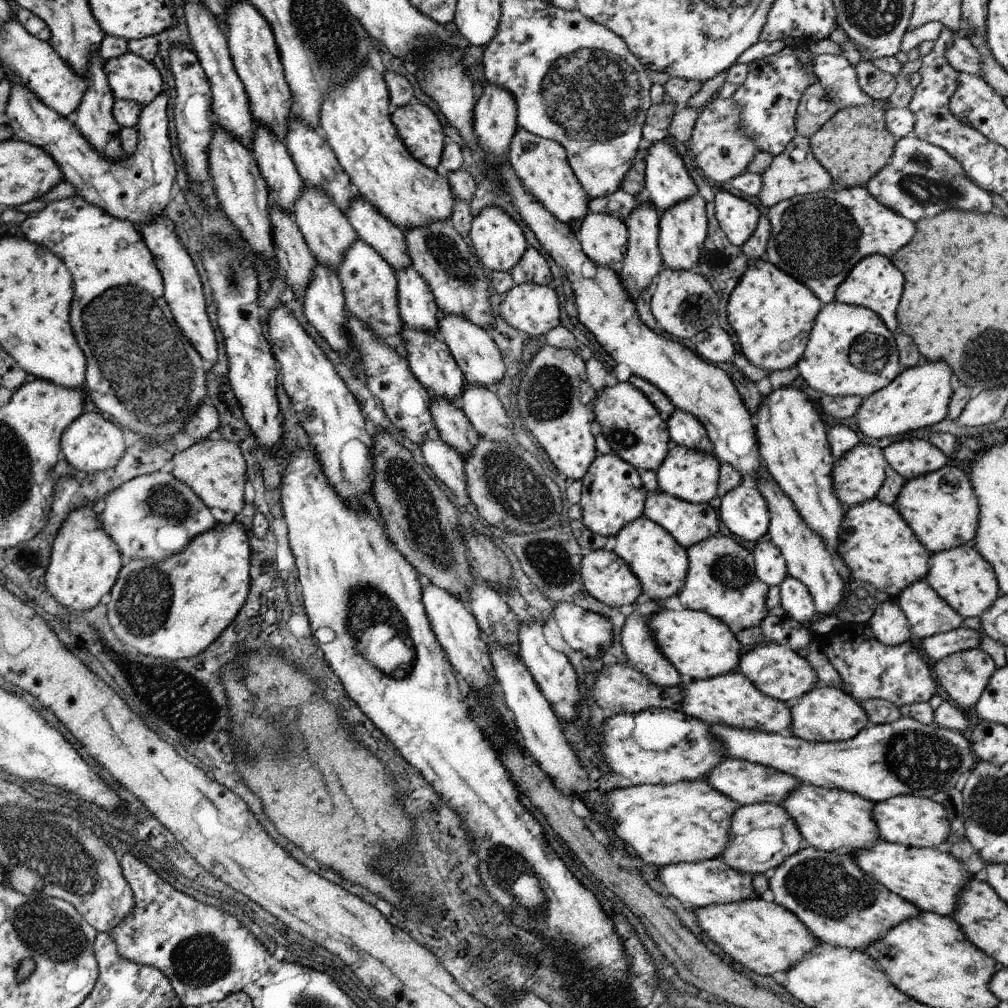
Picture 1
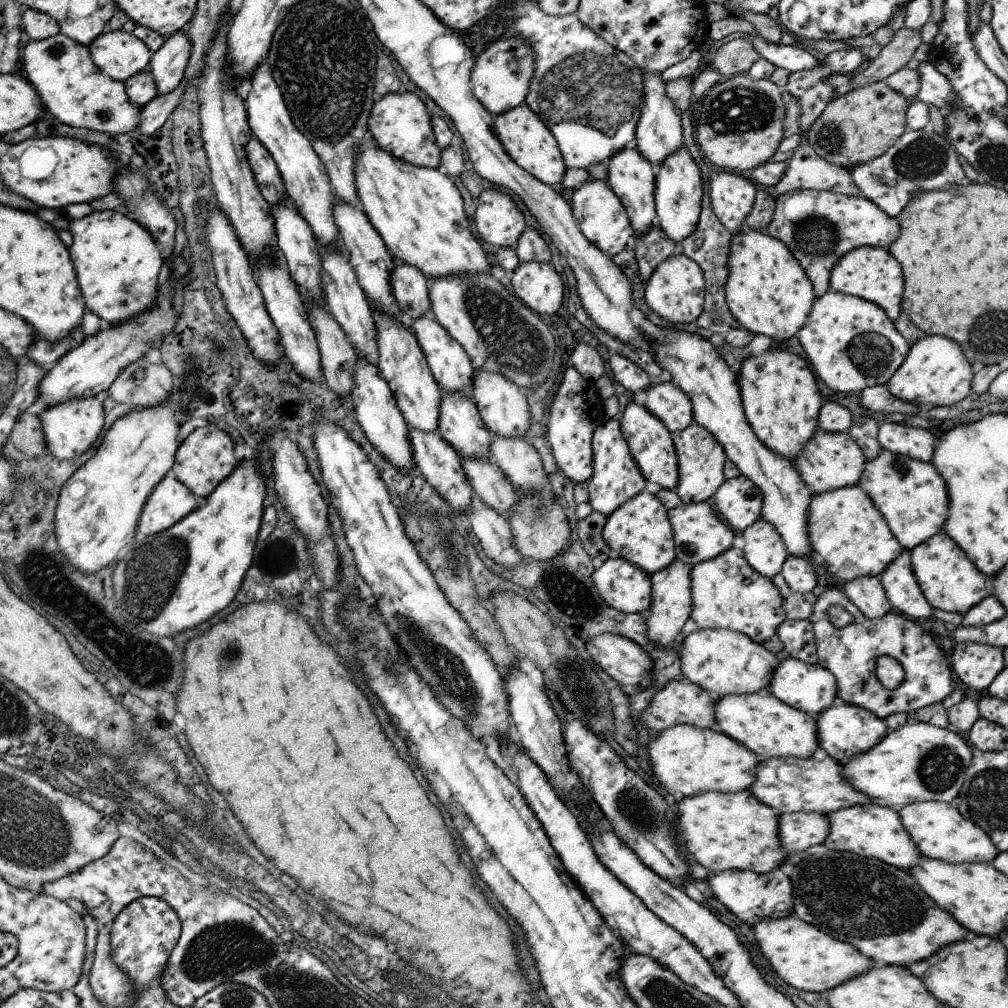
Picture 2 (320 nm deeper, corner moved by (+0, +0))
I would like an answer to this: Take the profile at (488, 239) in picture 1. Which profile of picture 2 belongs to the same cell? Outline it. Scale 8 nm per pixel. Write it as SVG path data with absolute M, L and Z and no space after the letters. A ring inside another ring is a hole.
M492 187L483 190L476 201L474 222L478 236L492 246L515 248L526 222L514 200Z

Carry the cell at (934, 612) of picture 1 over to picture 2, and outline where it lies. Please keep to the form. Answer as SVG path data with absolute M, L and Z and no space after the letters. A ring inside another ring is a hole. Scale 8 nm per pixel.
M902 549L900 556L878 577L892 610L919 622L933 615L934 608L927 603L916 582L909 550Z

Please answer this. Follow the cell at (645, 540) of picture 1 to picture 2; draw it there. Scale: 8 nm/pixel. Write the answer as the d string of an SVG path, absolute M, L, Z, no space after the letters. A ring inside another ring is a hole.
M645 488L624 501L607 516L602 534L614 556L620 556L649 575L666 568L674 559L675 542L668 509L655 495L655 488Z

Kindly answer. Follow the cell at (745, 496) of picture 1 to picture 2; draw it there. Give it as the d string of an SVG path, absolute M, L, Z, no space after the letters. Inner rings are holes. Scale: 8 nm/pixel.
M744 475L728 479L714 493L716 510L736 532L743 531L761 518L761 490Z

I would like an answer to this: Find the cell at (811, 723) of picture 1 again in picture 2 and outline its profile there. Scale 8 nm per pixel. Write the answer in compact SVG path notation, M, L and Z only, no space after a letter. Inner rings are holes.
M841 701L821 712L816 718L816 722L821 753L830 755L842 765L845 765L852 757L868 752L890 731L884 719L865 708Z

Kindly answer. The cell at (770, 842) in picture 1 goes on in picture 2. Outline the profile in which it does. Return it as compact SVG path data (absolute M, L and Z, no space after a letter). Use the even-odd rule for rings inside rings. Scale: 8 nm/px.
M802 811L779 815L779 837L786 854L823 844L830 833L831 824L827 815Z

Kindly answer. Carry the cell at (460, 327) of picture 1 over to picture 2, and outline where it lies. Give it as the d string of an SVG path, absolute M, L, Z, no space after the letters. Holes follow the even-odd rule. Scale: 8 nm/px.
M474 369L473 398L478 412L492 434L509 439L524 439L531 427L531 410L527 396L511 380L501 374Z

